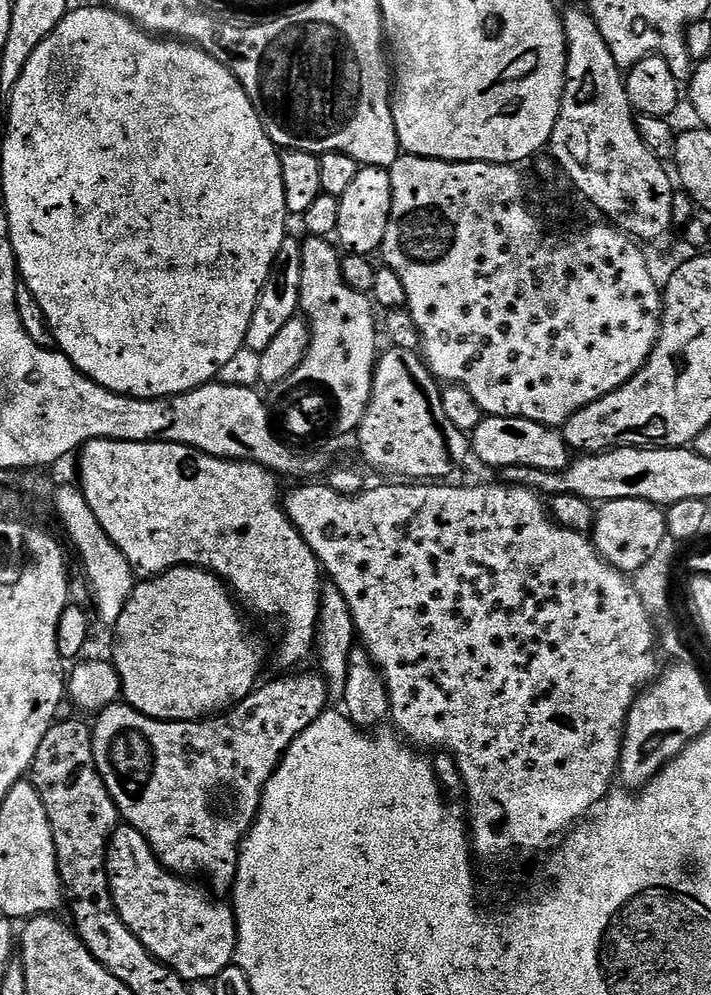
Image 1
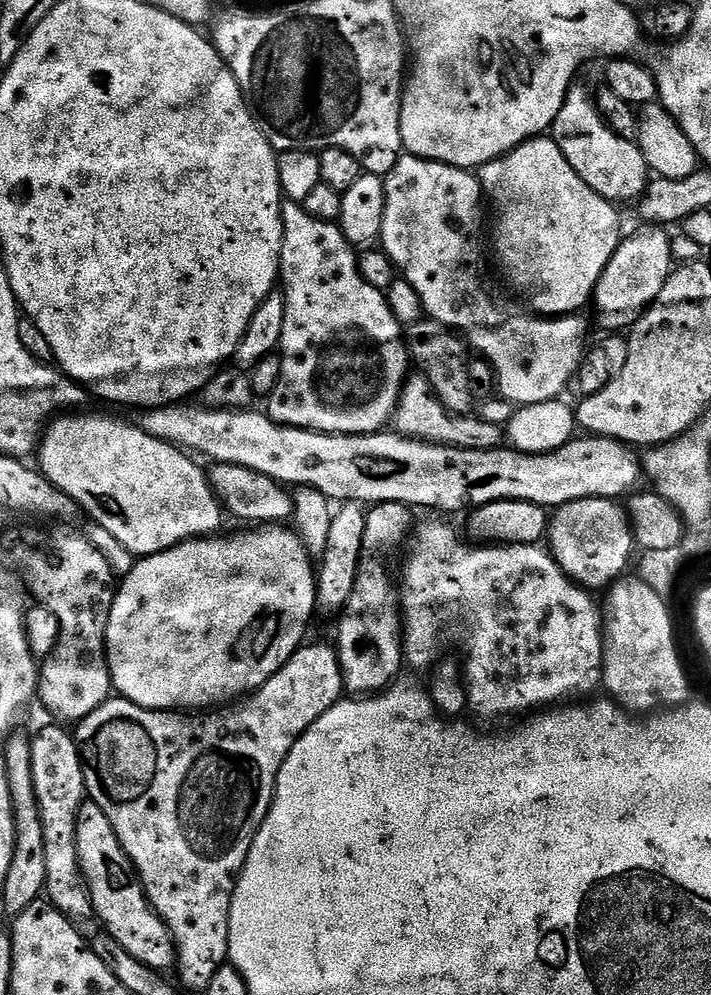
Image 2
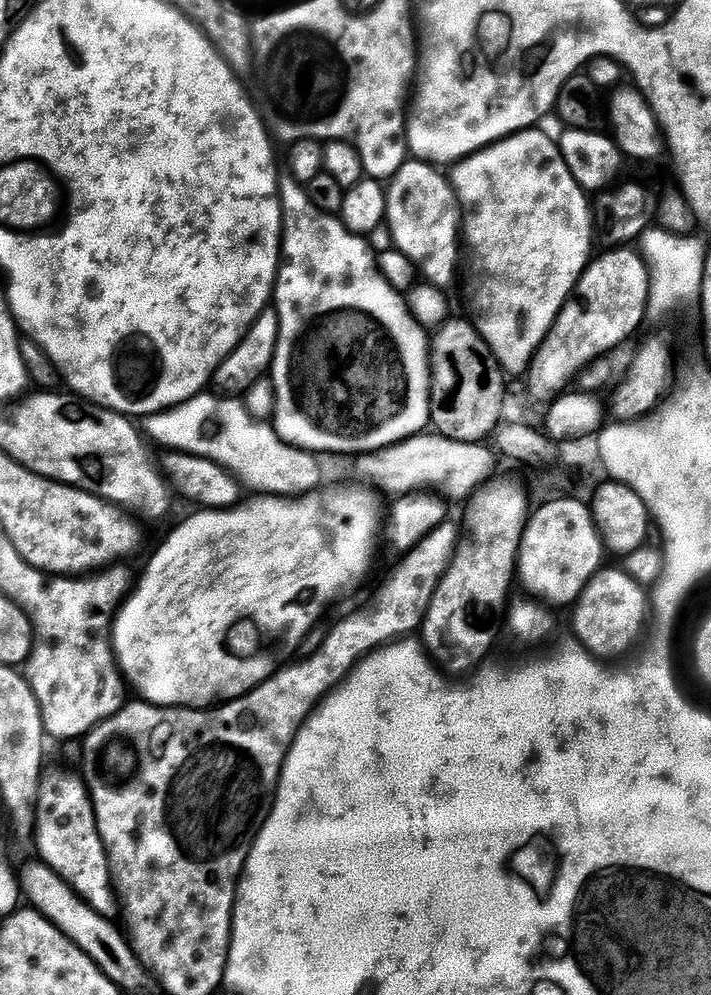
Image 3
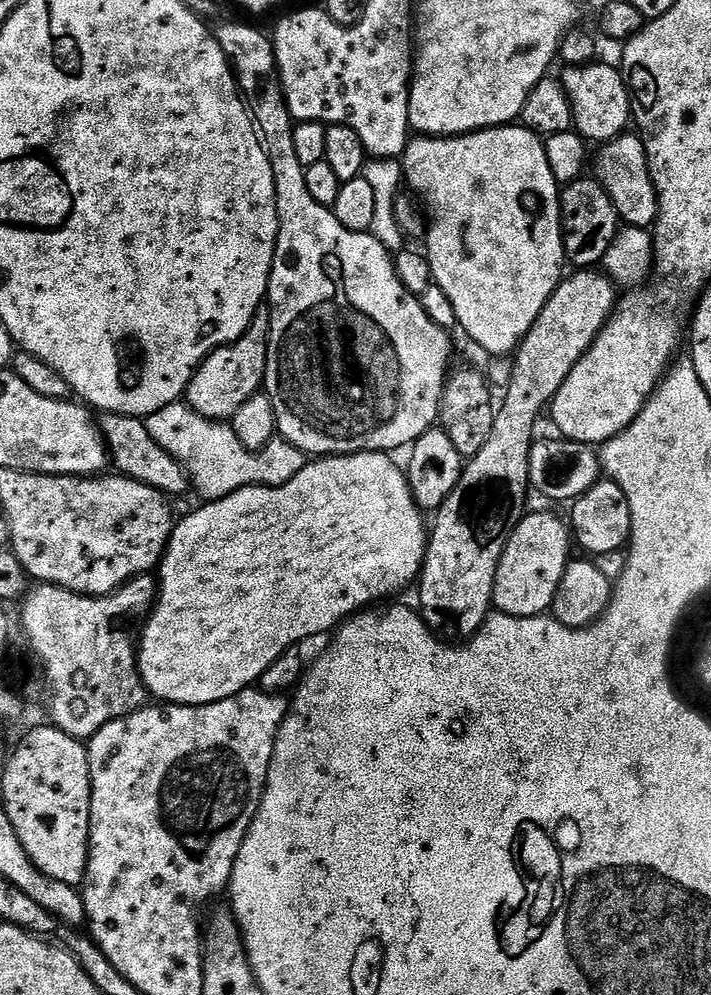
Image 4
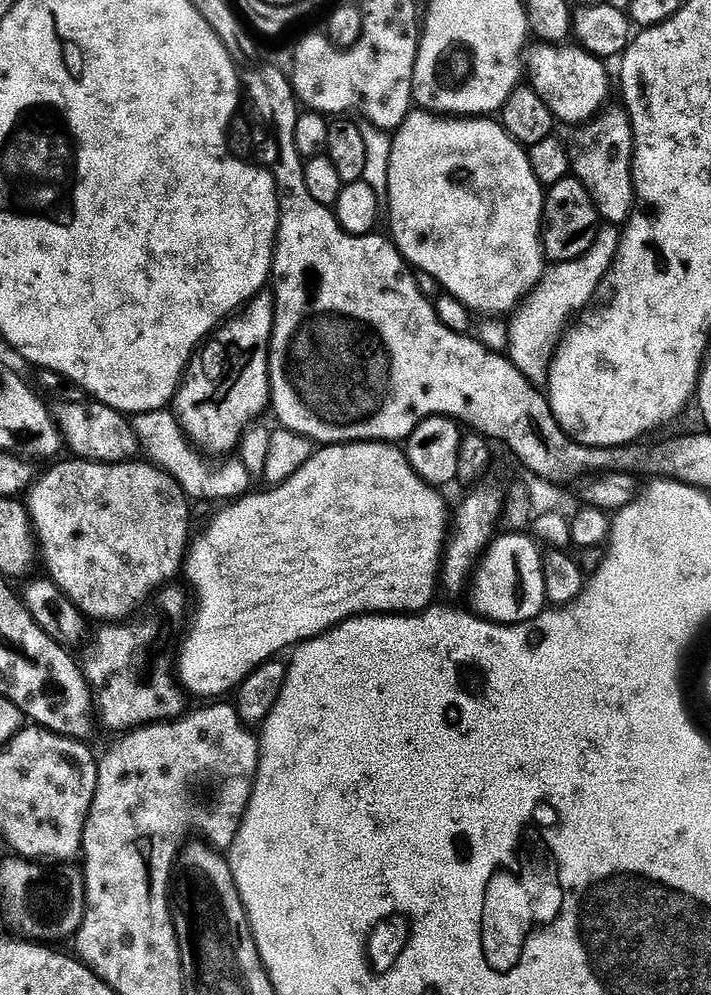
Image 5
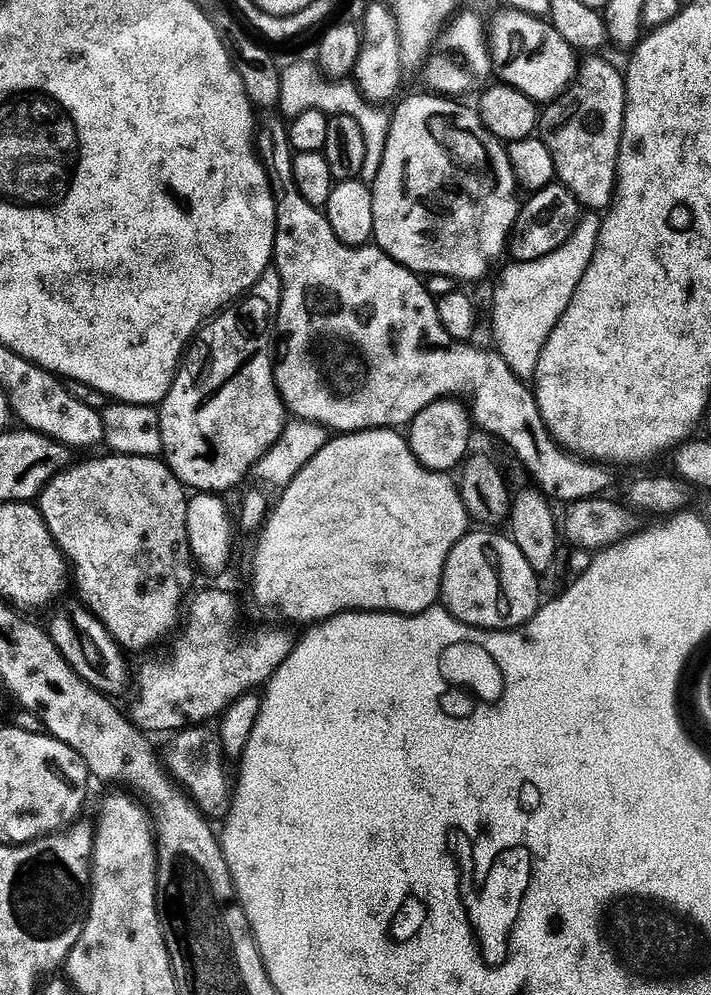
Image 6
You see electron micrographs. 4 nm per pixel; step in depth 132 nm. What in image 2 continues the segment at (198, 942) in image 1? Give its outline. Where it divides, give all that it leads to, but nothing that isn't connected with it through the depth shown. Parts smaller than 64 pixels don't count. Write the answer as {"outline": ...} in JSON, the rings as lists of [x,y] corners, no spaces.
{"outline":[[[88,802],[85,803],[84,807],[80,810],[80,819],[76,821],[76,849],[78,850],[78,862],[80,863],[80,875],[84,877],[84,884],[88,888],[88,893],[92,899],[92,911],[95,919],[100,919],[104,923],[103,931],[107,935],[111,936],[114,942],[118,942],[118,946],[122,946],[122,950],[126,950],[126,954],[130,954],[130,958],[134,958],[138,962],[142,962],[146,967],[153,968],[156,972],[161,974],[167,973],[167,968],[170,970],[176,968],[176,947],[172,941],[172,935],[170,930],[166,926],[166,922],[162,922],[162,918],[152,908],[151,902],[148,897],[144,894],[144,887],[140,881],[140,875],[136,873],[136,867],[130,862],[130,858],[126,854],[126,850],[122,850],[122,846],[118,842],[118,836],[114,834],[114,826],[110,826],[110,818],[106,818],[106,814],[102,814],[102,810],[97,804]]]}

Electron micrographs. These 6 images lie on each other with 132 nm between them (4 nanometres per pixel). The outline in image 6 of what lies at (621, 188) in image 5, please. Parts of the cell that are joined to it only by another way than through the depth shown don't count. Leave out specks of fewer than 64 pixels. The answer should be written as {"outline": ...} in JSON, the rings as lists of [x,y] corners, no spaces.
{"outline":[[[592,54],[589,55],[588,61],[579,65],[578,71],[571,84],[547,105],[548,108],[539,113],[539,127],[538,136],[539,139],[544,141],[544,145],[550,152],[550,158],[554,160],[554,166],[556,167],[556,180],[563,184],[576,195],[576,199],[580,201],[581,205],[588,210],[606,210],[612,204],[612,195],[616,192],[616,167],[618,166],[618,158],[620,157],[620,143],[622,142],[622,134],[624,133],[624,115],[626,114],[626,106],[628,105],[628,94],[626,91],[626,80],[620,72],[612,64],[607,64],[603,60],[602,55]]]}

